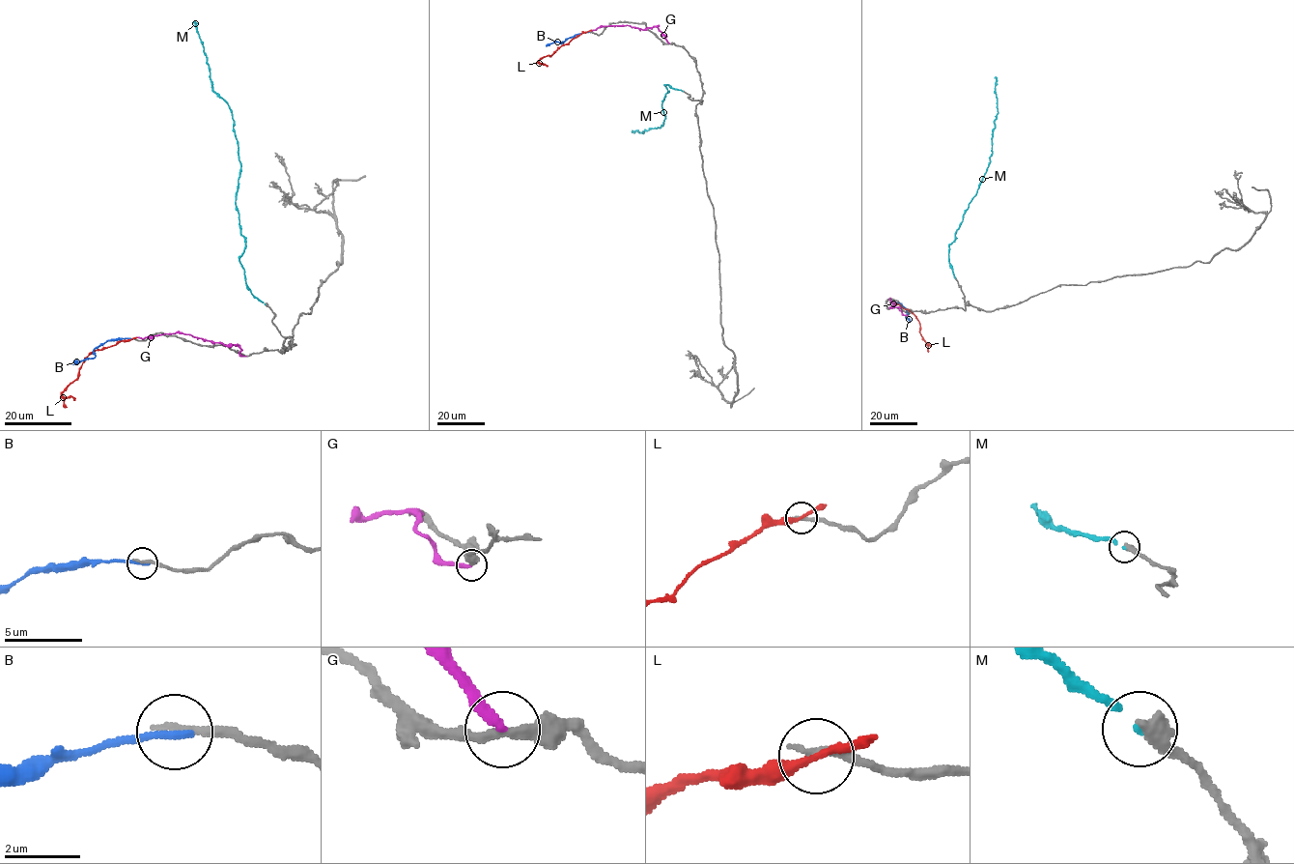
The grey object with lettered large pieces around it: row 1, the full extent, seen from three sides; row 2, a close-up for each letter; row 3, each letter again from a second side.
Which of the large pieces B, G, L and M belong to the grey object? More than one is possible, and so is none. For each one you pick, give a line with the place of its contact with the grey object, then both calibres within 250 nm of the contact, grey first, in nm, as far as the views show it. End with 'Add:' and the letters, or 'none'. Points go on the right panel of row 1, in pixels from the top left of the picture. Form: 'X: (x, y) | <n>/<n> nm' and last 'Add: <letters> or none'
Add: none

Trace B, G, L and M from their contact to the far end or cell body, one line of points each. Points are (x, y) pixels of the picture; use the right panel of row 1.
B: (896, 302), (906, 310), (911, 321)
G: (907, 315), (898, 306), (890, 306), (893, 304), (890, 299), (895, 302)
L: (896, 302), (915, 316), (920, 334), (930, 347)
M: (955, 278), (948, 249), (990, 160), (992, 133), (998, 112), (996, 76)

